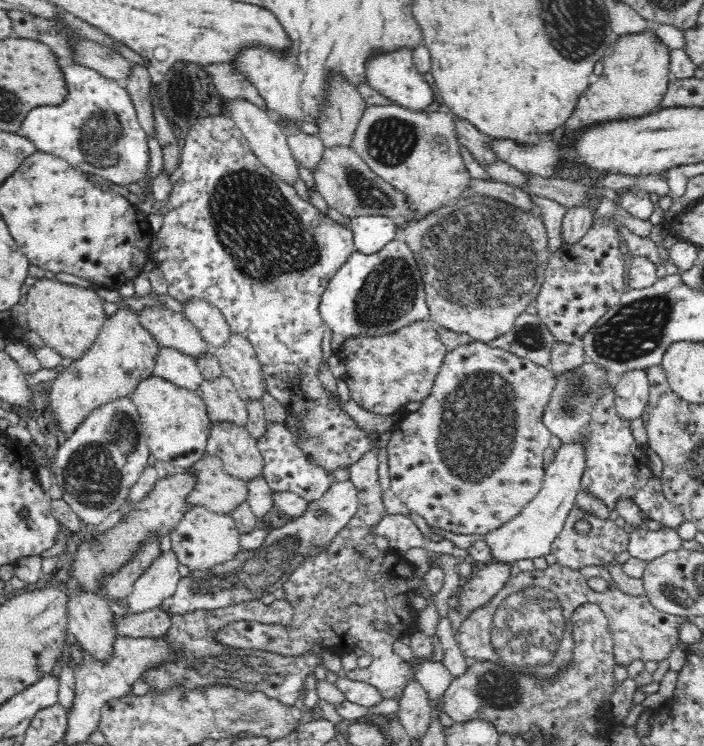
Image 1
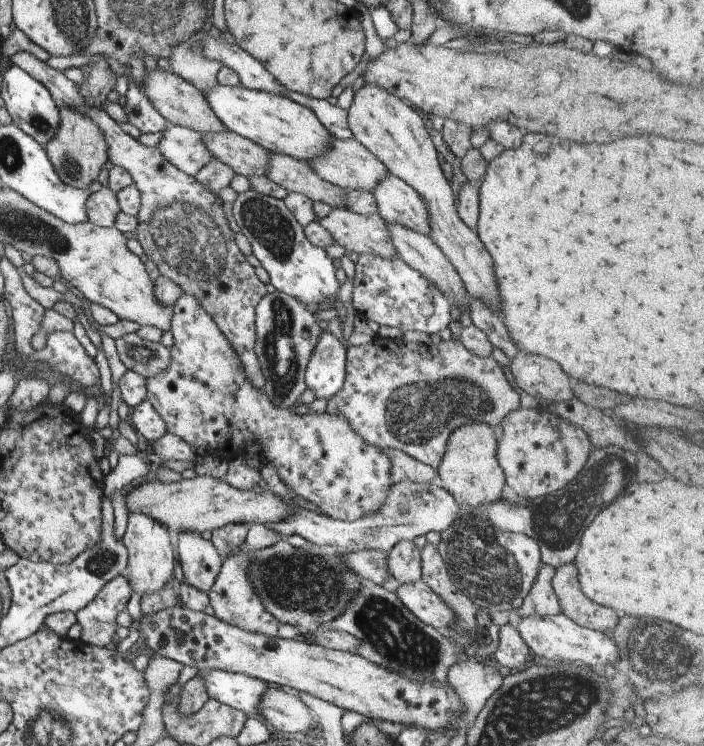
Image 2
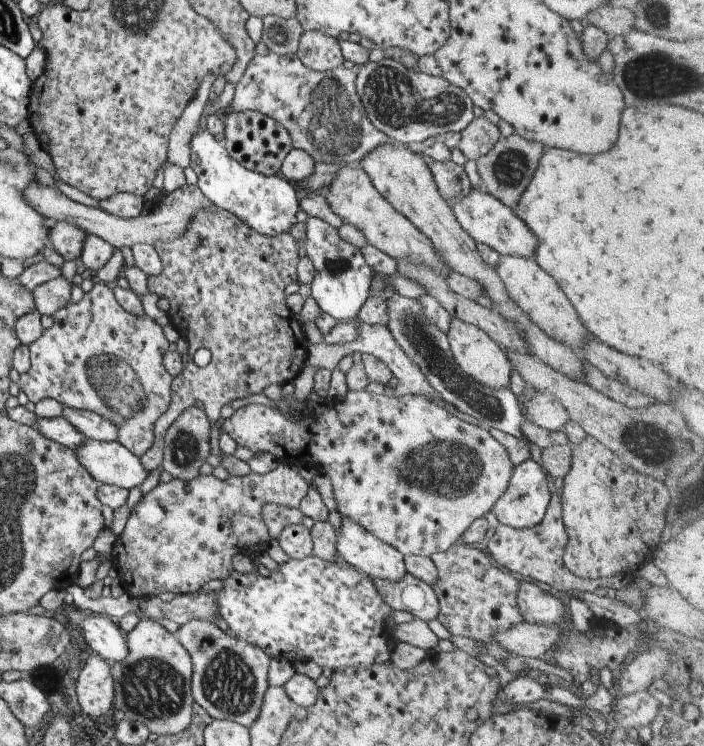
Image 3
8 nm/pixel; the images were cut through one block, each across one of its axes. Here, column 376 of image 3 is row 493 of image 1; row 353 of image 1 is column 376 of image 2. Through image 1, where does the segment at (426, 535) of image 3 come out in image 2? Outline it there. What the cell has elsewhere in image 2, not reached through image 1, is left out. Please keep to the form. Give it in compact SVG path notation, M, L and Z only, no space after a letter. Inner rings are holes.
M180 295L172 307L169 366L165 366L159 374L145 378L145 399L153 405L169 435L185 440L196 457L212 456L226 461L245 458L246 442L254 442L260 448L261 460L273 466L277 478L287 486L287 490L315 505L319 515L331 520L353 522L365 514L375 514L381 506L385 506L385 496L389 494L392 479L389 474L391 462L383 454L383 449L363 442L363 438L355 434L349 422L341 416L327 414L326 411L298 415L289 408L281 410L281 407L273 406L262 389L253 388L247 381L235 350L193 296Z

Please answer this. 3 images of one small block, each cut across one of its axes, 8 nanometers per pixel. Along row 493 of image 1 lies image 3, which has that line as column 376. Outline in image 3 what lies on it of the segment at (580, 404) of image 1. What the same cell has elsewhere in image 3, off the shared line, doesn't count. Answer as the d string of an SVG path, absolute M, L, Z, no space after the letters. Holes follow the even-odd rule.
M312 554L301 560L288 559L278 565L277 570L269 571L265 578L257 572L241 574L233 571L222 580L223 588L215 594L217 614L233 637L261 648L270 659L284 658L291 664L313 660L317 666L333 670L369 668L390 658L391 635L383 632L383 628L394 628L389 620L392 609L381 600L370 577L349 566L338 554L335 554L333 562L325 562Z

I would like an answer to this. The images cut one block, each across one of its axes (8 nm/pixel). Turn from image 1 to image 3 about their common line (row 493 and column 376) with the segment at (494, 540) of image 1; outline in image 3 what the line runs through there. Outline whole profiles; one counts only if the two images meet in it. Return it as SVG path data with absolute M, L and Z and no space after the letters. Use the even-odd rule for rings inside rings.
M341 516L340 525L336 531L336 538L334 540L335 549L349 566L353 566L357 570L362 571L370 578L381 578L381 580L397 581L405 574L403 555L381 542L379 538L375 538L373 534L361 526L357 526L357 522L351 522L349 518Z

